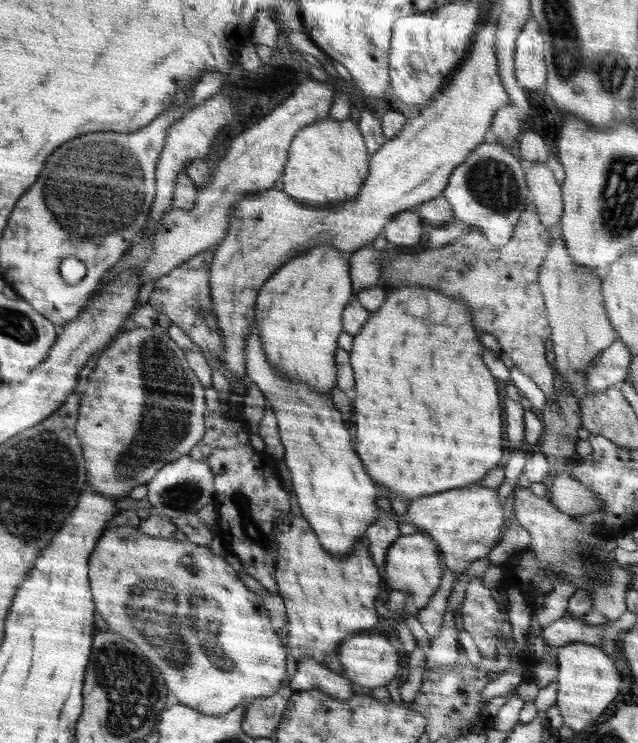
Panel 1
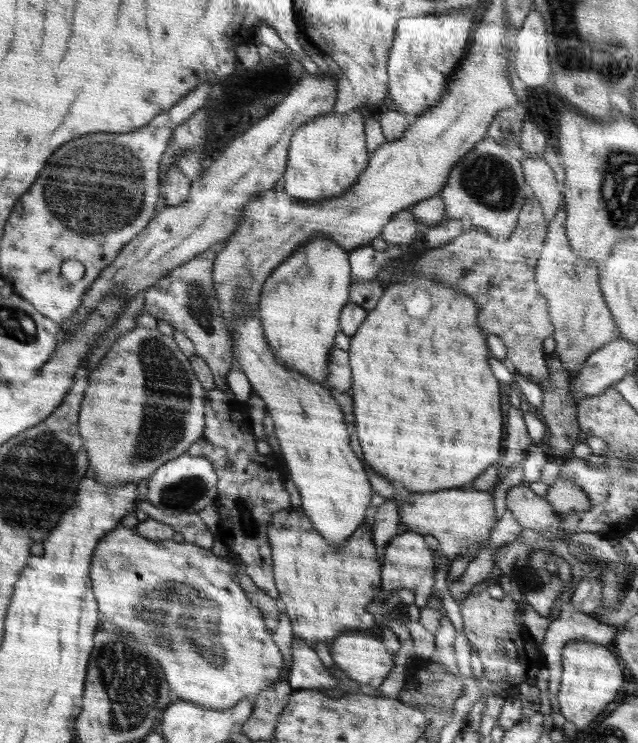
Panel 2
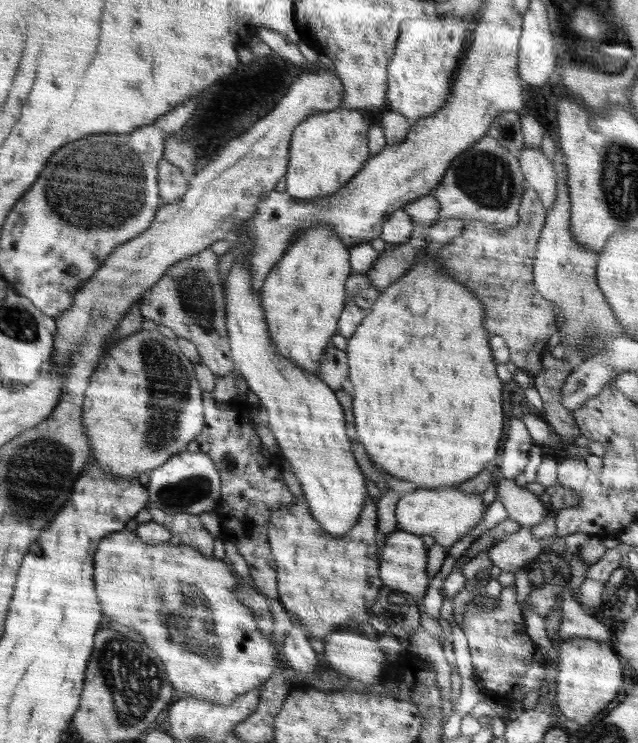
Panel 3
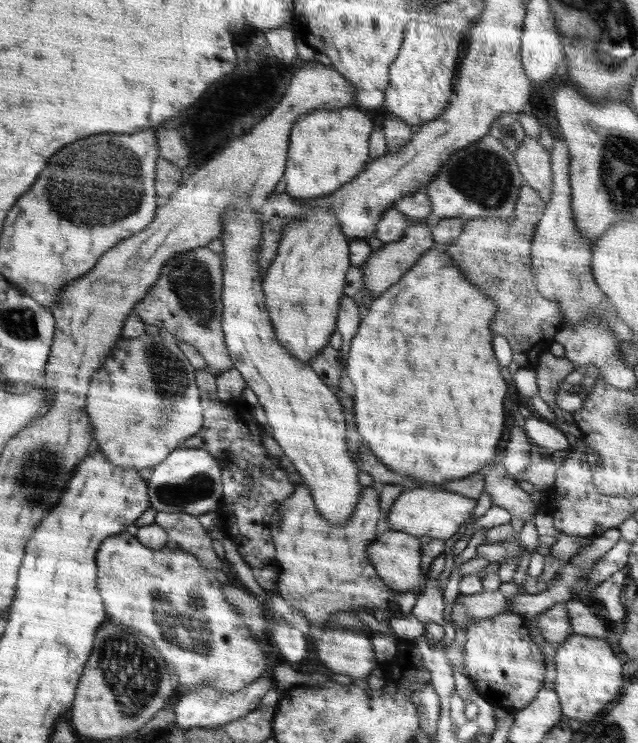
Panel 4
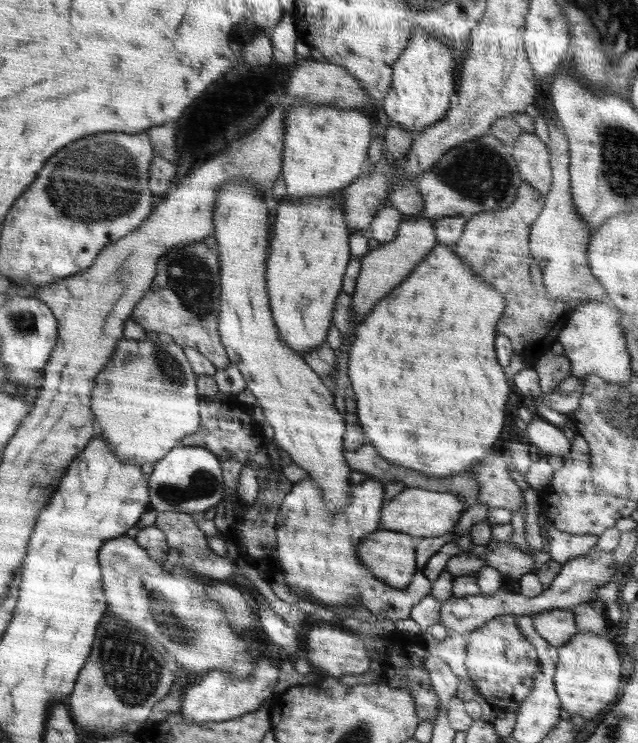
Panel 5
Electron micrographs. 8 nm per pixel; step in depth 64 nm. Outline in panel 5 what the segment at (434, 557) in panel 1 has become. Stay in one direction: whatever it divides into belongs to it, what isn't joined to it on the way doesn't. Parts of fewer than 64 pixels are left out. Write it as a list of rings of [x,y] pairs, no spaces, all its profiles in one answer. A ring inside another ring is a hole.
[[[380,528],[372,535],[366,536],[358,546],[358,557],[360,561],[371,570],[376,579],[382,580],[391,588],[407,591],[408,586],[413,582],[417,574],[416,566],[416,546],[422,542],[421,538],[410,536],[403,532],[391,531]]]

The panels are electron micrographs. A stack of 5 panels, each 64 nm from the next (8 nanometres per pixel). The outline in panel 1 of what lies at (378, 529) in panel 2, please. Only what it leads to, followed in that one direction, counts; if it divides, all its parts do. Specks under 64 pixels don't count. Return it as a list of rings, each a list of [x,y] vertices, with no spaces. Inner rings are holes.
[[[384,512],[379,517],[379,520],[374,522],[374,525],[368,526],[365,532],[364,539],[368,544],[368,550],[372,554],[372,560],[378,568],[379,576],[382,578],[382,591],[384,590],[384,578],[386,572],[383,568],[388,548],[394,544],[394,540],[400,536],[398,524]]]

